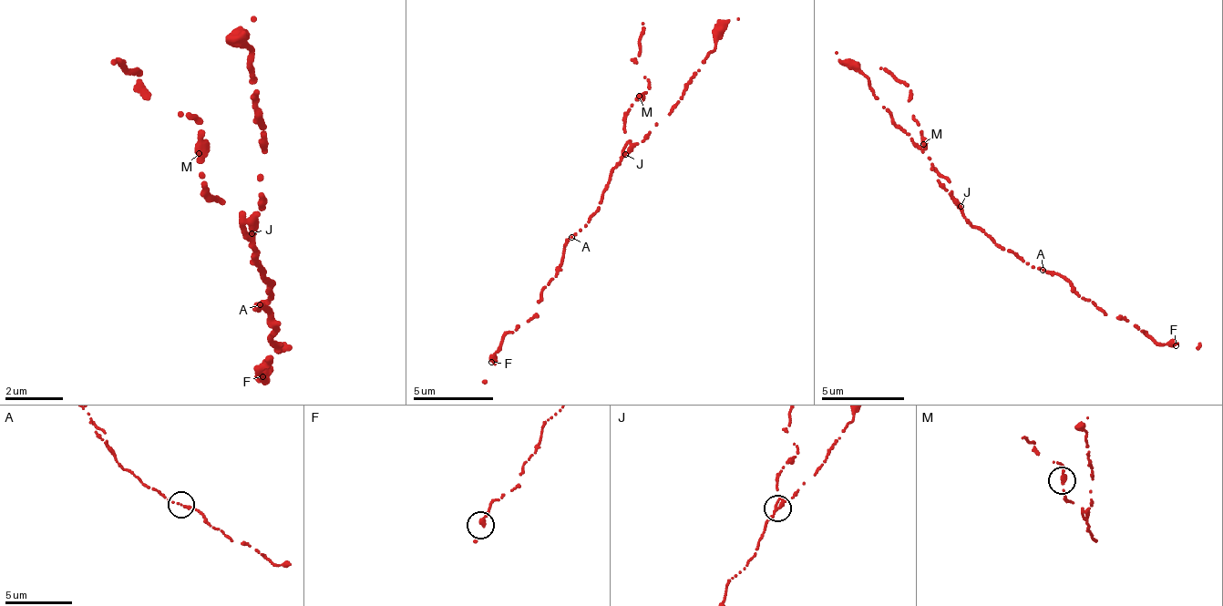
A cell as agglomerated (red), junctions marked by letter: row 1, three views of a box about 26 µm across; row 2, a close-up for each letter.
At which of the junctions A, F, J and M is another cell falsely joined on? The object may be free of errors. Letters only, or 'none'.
J

